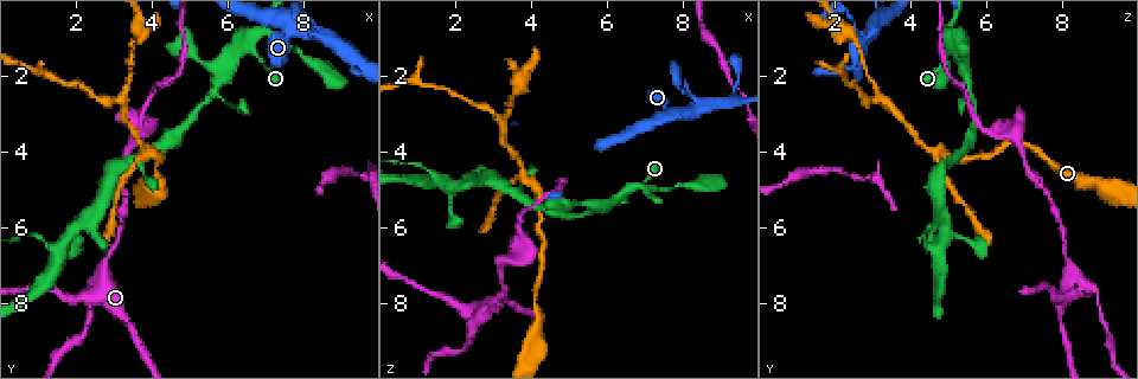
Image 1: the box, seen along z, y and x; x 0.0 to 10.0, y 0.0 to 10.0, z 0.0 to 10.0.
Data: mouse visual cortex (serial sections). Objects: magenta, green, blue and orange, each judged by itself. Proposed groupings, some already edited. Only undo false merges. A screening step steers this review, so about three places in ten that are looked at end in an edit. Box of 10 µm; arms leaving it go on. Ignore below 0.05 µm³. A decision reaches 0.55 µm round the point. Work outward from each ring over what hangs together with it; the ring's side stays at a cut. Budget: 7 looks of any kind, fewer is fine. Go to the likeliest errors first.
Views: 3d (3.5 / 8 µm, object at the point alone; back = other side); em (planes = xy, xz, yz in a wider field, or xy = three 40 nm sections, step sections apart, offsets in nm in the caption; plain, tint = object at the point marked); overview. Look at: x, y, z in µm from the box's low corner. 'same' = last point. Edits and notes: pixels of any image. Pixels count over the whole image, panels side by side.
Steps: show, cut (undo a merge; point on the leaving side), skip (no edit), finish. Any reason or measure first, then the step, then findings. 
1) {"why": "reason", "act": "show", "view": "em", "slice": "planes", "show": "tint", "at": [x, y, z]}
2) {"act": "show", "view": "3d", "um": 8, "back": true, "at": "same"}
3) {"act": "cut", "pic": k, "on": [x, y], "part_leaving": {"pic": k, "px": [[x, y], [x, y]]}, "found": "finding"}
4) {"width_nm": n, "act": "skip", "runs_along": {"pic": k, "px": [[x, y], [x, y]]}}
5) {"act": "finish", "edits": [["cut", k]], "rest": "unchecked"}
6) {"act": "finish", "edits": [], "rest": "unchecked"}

{"why": "three-way junction", "act": "show", "view": "3d", "um": 3.5, "at": [3.85, 3.95, 4.60]}

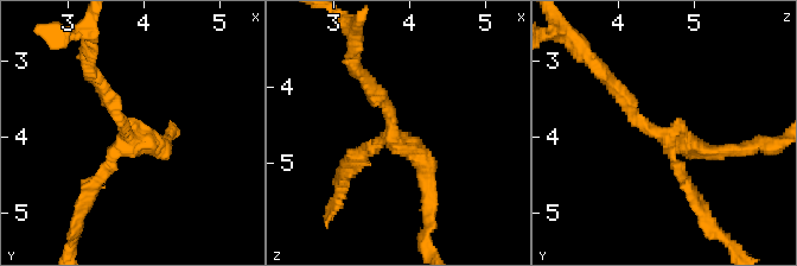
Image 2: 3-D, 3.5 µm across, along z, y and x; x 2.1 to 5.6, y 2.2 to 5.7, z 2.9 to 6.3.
{"arms": 3, "arm_widths_nm": [150, 200, 200], "act": "show", "view": "em", "slice": "xy", "step": 3, "show": "tint", "at": [3.80, 4.00, 4.65]}

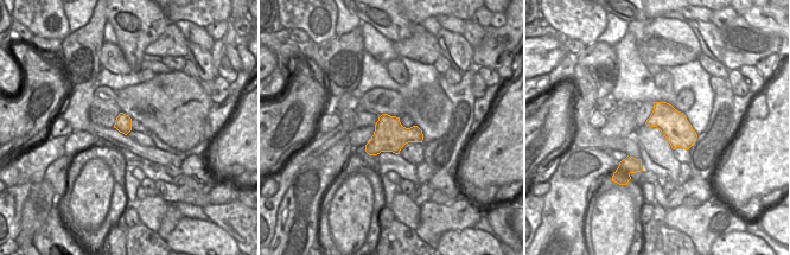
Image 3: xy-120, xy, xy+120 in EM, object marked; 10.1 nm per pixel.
{"act": "cut", "pic": 2, "on": [358, 158], "part_leaving": {"pic": 2, "px": [[119, 147], [85, 198], [71, 235]]}, "found": "a second cell is stuck on"}

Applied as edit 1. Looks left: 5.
{"why": "redraw", "act": "show", "view": "overview"}

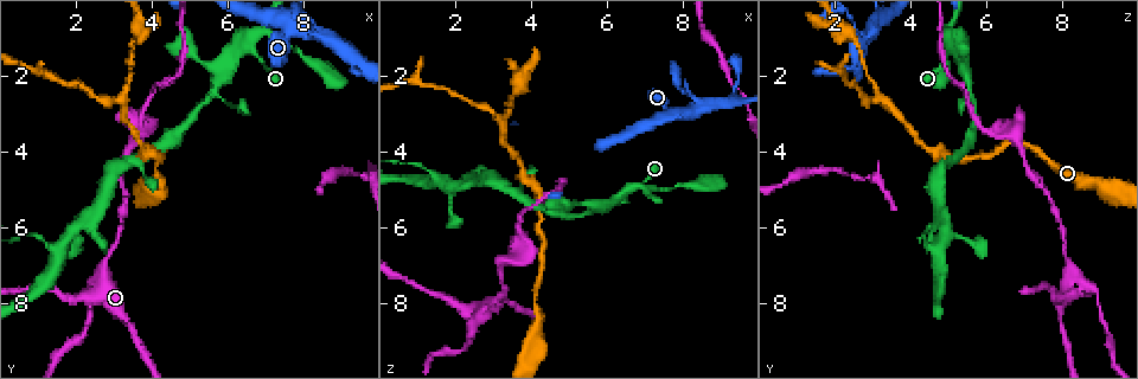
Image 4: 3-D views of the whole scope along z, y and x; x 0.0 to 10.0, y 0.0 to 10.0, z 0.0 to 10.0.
{"why": "a fork", "act": "show", "view": "3d", "um": 8, "at": [3.25, 2.65, 3.25]}

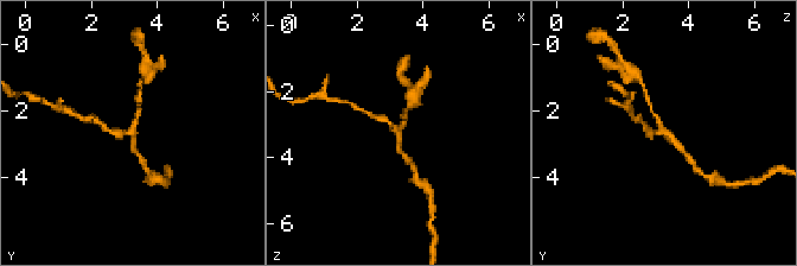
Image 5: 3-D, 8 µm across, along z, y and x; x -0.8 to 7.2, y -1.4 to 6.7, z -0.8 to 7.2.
{"act": "show", "view": "3d", "um": 3.5, "back": true, "at": "same"}

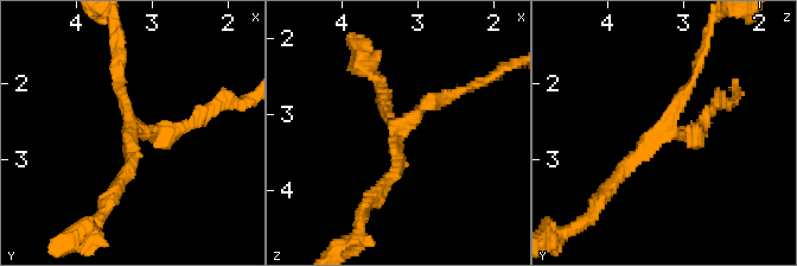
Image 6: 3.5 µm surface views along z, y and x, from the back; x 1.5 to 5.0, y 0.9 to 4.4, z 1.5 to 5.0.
{"arms": 3, "arm_widths_nm": [100, 200, 200], "why": "need the tissue", "act": "show", "view": "em", "slice": "planes", "show": "tint", "at": [3.25, 2.65, 3.25]}

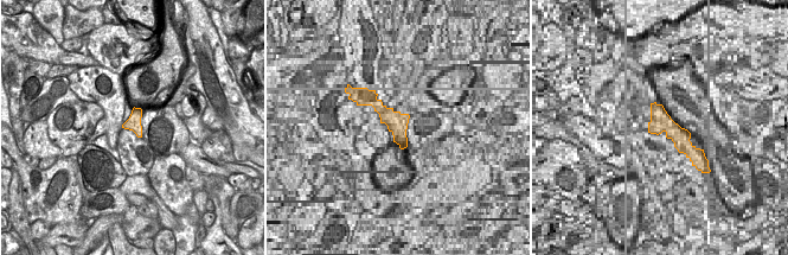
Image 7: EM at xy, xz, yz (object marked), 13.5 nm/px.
{"act": "skip", "runs_along": {"pic": 6, "px": [[609, 188], [663, 130], [700, 61]]}, "found": "continuous, no second cell"}

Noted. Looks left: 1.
{"act": "finish", "edits": [["cut", 2]], "rest": "unchecked"}

